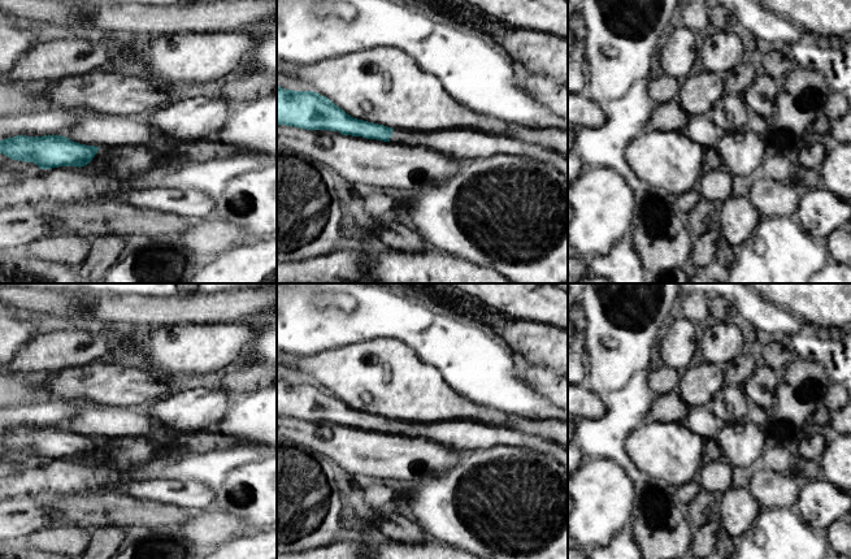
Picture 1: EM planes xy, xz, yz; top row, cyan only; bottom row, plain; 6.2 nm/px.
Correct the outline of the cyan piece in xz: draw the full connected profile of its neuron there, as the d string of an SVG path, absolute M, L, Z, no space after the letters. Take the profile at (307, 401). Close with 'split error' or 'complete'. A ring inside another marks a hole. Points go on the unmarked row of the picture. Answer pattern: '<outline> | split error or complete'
M277 377L277 416L305 421L330 421L339 422L342 426L422 437L463 452L508 443L548 454L557 459L568 472L568 448L556 442L516 429L479 424L466 419L431 424L392 420L353 410L330 390L314 382L294 382Z | split error

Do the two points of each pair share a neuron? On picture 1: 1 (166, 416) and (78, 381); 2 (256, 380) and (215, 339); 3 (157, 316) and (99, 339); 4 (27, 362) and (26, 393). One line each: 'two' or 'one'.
1: two
2: two
3: two
4: two

